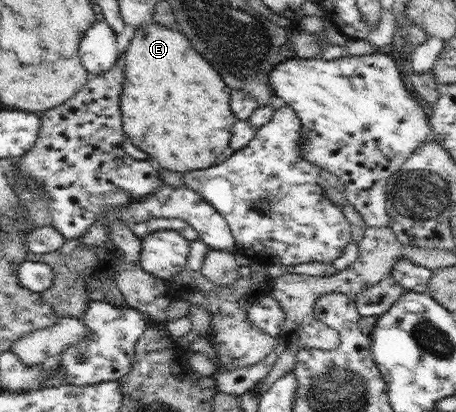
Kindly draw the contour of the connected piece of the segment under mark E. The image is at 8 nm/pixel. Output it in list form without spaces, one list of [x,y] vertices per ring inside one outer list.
[[[153,21],[134,31],[124,53],[124,81],[120,96],[122,129],[130,141],[149,155],[149,160],[158,167],[185,174],[190,170],[209,168],[215,158],[229,146],[231,128],[235,116],[229,110],[229,86],[217,74],[217,70],[193,50],[189,37],[178,28],[168,27]]]

